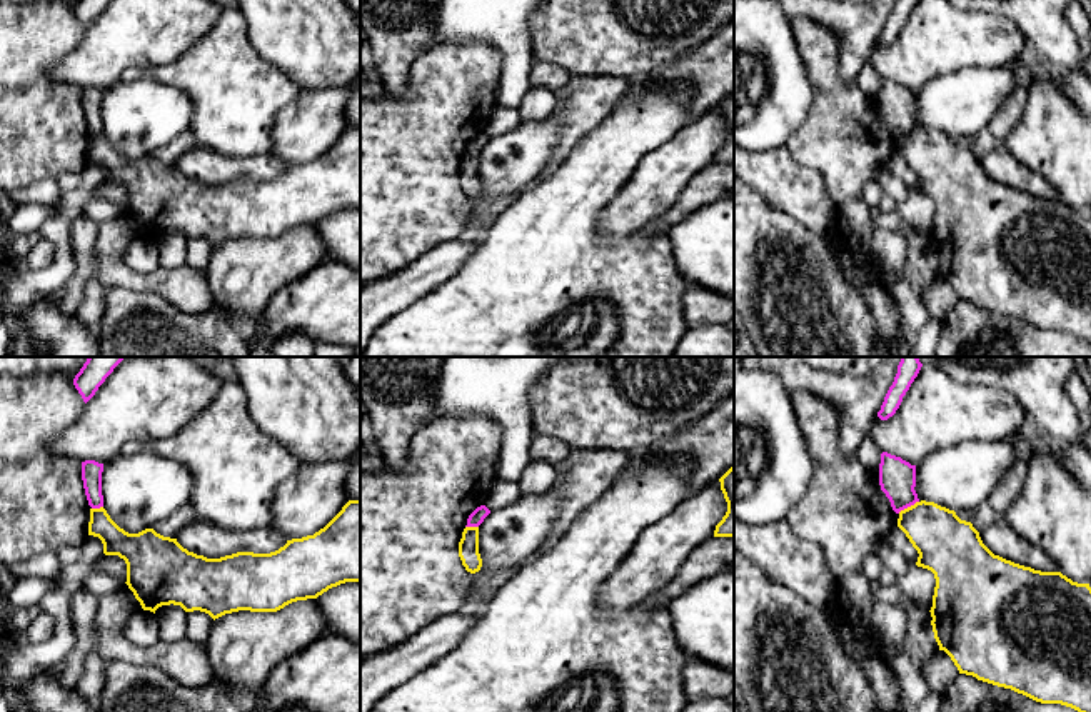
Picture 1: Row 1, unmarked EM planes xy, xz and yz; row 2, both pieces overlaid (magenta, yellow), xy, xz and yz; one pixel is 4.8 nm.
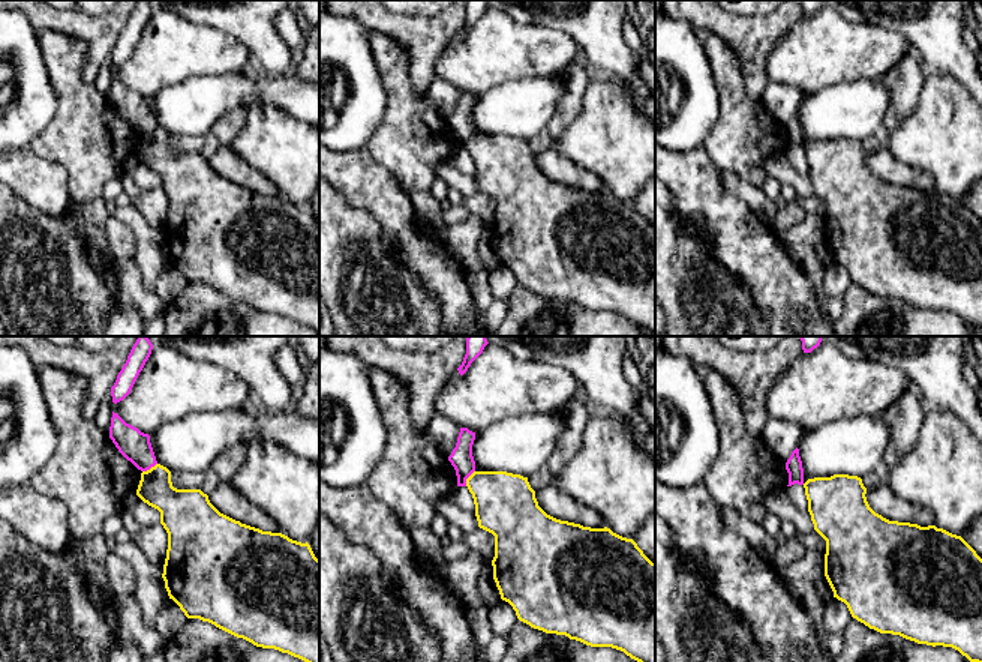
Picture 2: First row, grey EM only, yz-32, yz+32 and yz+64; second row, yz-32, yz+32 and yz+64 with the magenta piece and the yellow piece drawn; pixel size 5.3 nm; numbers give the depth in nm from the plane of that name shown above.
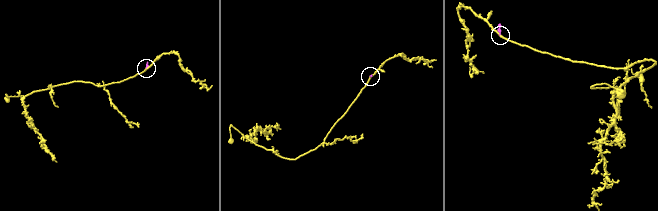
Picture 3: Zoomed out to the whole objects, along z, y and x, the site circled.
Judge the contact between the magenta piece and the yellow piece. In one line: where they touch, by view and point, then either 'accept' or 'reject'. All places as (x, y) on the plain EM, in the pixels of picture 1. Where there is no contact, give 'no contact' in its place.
yz (908, 132) | reject

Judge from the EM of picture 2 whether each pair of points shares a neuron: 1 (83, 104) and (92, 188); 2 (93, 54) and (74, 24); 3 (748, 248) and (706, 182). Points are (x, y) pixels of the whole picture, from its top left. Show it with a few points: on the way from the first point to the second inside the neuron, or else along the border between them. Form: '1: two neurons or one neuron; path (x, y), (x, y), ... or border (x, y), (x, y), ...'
1: one neuron; path (86, 125), (89, 167)
2: one neuron; path (93, 47), (93, 41), (81, 29)
3: one neuron; path (732, 231), (729, 219), (708, 198)

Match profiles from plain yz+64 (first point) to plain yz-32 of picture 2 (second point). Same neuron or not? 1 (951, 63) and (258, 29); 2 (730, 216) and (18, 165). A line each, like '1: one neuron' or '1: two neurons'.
1: one neuron
2: one neuron

